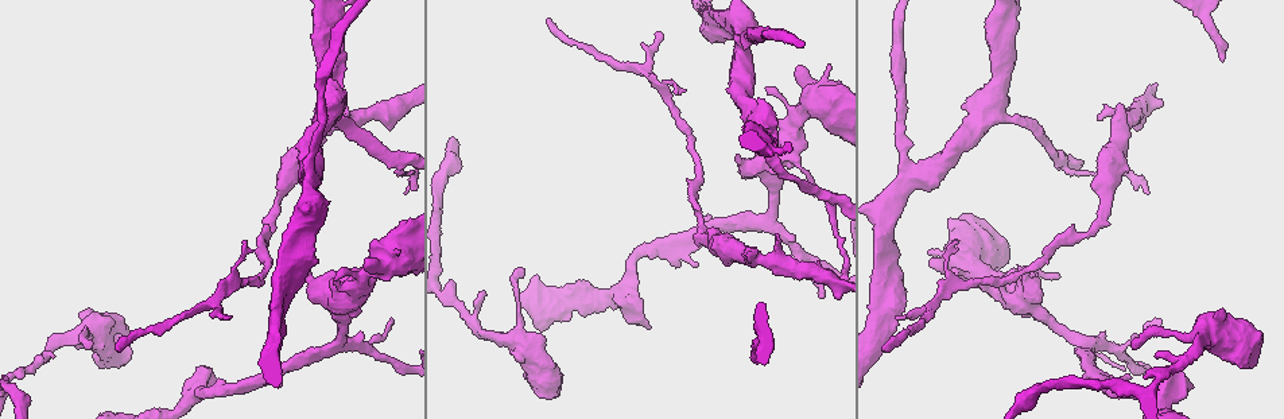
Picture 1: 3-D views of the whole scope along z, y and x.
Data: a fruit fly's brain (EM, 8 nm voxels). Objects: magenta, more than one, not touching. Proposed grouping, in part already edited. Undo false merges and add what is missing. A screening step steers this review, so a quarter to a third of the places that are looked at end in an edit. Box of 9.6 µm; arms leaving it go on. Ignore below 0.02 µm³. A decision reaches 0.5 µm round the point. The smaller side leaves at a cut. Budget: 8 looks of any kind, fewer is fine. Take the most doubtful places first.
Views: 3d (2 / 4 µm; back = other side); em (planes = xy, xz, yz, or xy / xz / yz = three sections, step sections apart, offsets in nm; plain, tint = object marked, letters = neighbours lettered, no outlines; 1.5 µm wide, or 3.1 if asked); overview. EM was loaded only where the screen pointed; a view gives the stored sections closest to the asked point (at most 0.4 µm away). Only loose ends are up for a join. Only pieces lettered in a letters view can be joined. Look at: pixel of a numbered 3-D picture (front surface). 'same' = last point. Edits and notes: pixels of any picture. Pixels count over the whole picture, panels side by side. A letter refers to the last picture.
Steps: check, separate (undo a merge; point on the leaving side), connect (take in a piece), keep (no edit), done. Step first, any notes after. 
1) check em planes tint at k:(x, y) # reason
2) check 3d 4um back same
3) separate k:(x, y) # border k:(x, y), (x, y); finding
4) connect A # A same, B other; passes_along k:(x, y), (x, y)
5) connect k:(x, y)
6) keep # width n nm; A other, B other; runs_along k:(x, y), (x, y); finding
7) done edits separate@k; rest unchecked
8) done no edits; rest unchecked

check em yz step 8 letters at 1:(1222, 60) # an open end

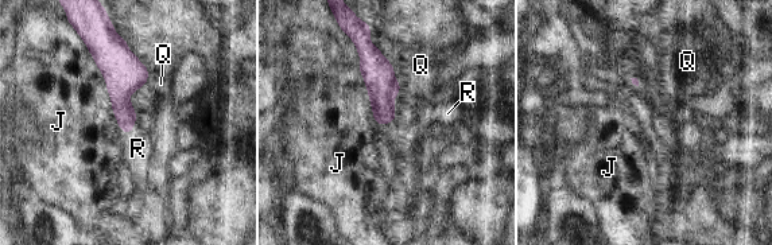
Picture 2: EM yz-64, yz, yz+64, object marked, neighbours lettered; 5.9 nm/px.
check em planes letters same # another direction

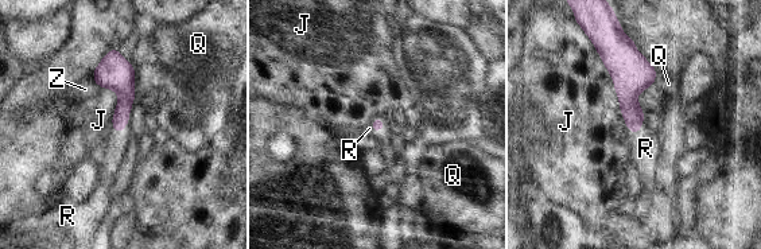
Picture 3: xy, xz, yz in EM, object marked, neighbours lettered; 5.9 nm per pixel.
connect R # J other, Q other, R same, Z other; passes_along 3:(124, 89), (121, 131), (109, 158); it goes on there

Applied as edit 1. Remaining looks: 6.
check overview

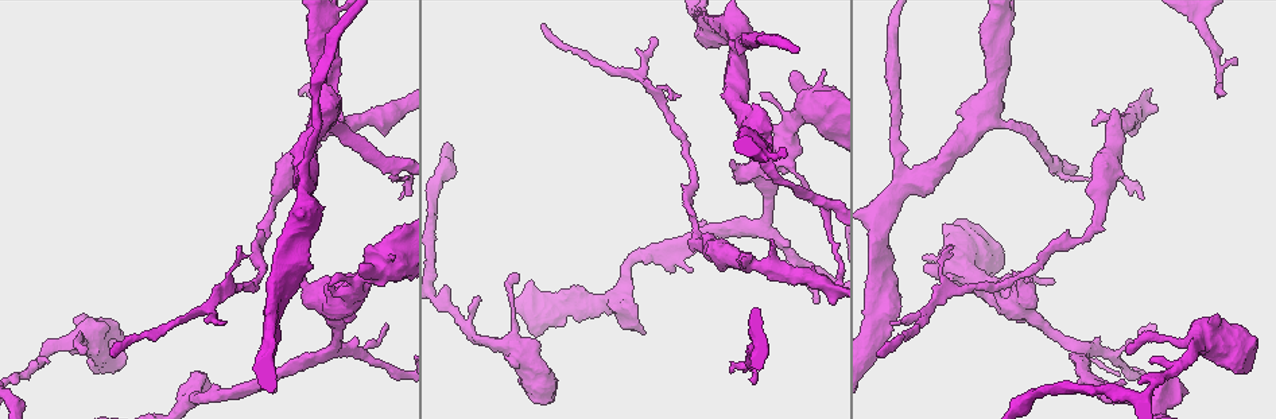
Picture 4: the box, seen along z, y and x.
check em xy step 4 letters at 4:(395, 258) # free end

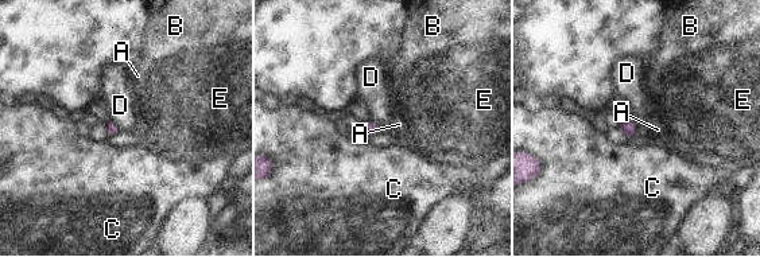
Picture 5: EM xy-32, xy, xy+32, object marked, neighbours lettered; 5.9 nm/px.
keep # longest_contact D 90 nm; A other, B other, C other, D other, E other; none of them fits

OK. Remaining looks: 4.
check em planes letters at 4:(296, 287) # branch stops here

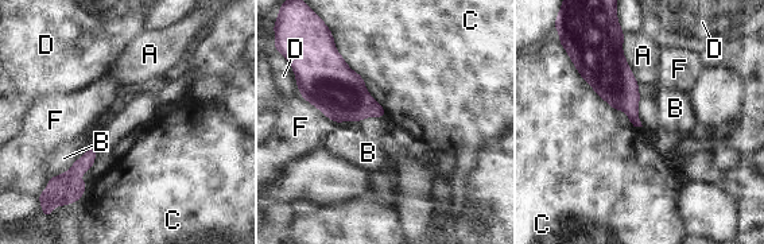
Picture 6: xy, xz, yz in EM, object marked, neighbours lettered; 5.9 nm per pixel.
keep # A other, B other, C other, D other, F other; border 6:(569, 55), (580, 76), (617, 111); none of them fits

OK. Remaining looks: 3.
done edits connect@3; rest unchecked

